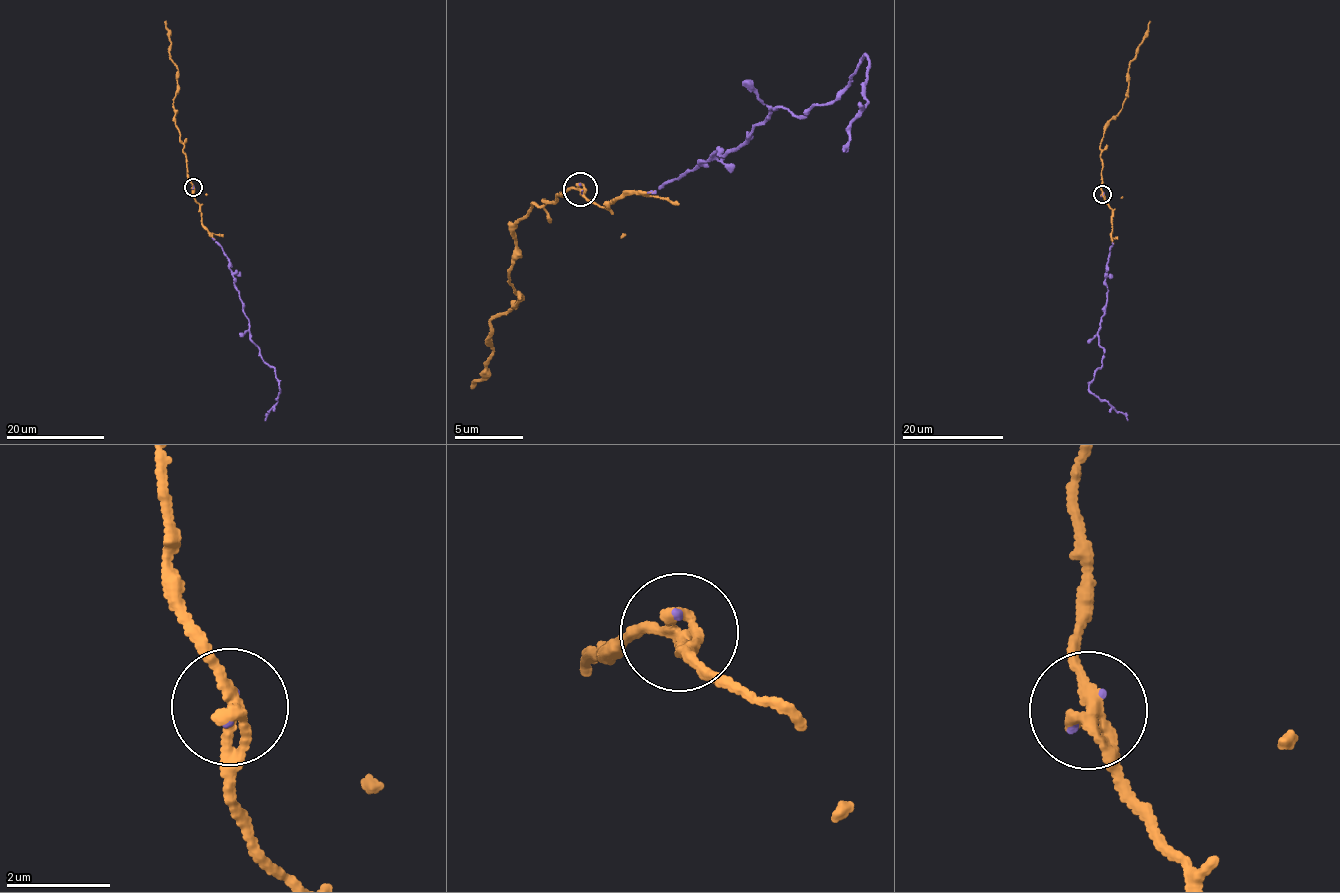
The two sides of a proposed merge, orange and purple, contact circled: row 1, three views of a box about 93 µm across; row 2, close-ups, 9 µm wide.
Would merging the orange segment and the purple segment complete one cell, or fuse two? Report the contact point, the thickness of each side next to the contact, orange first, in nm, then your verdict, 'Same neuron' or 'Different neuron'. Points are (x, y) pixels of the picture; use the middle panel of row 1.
Place: (580, 189). Thickness 240 nm (orange) against 60 nm. Same neuron

